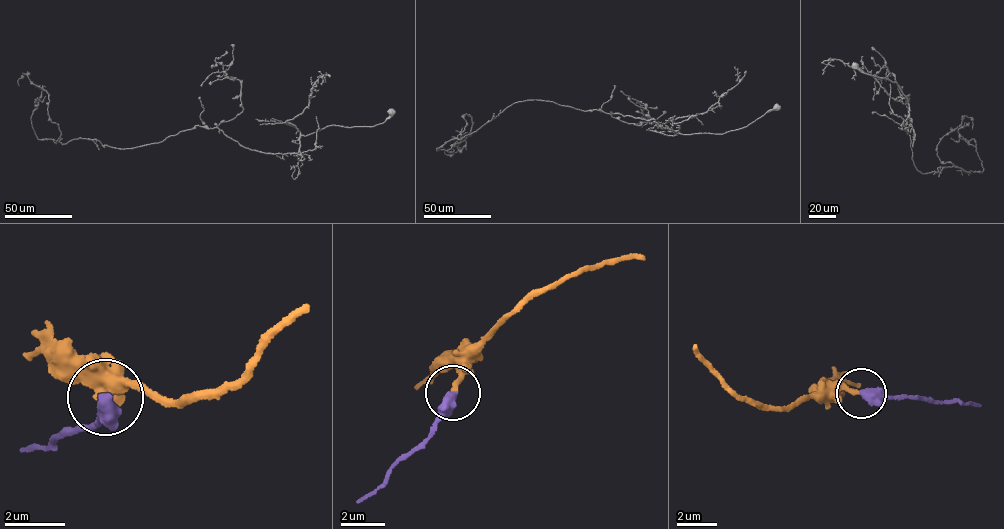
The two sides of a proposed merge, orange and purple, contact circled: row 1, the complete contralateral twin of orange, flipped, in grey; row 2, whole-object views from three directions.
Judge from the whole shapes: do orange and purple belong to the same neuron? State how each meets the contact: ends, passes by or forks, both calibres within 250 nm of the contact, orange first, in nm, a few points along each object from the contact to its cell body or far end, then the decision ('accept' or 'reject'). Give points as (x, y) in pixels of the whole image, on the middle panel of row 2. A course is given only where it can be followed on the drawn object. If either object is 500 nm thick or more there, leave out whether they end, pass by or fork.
240/550 nm | orange via (453, 390), (530, 298), (644, 257) | purple via (453, 390), (453, 406), (423, 441), (356, 502) | accept

